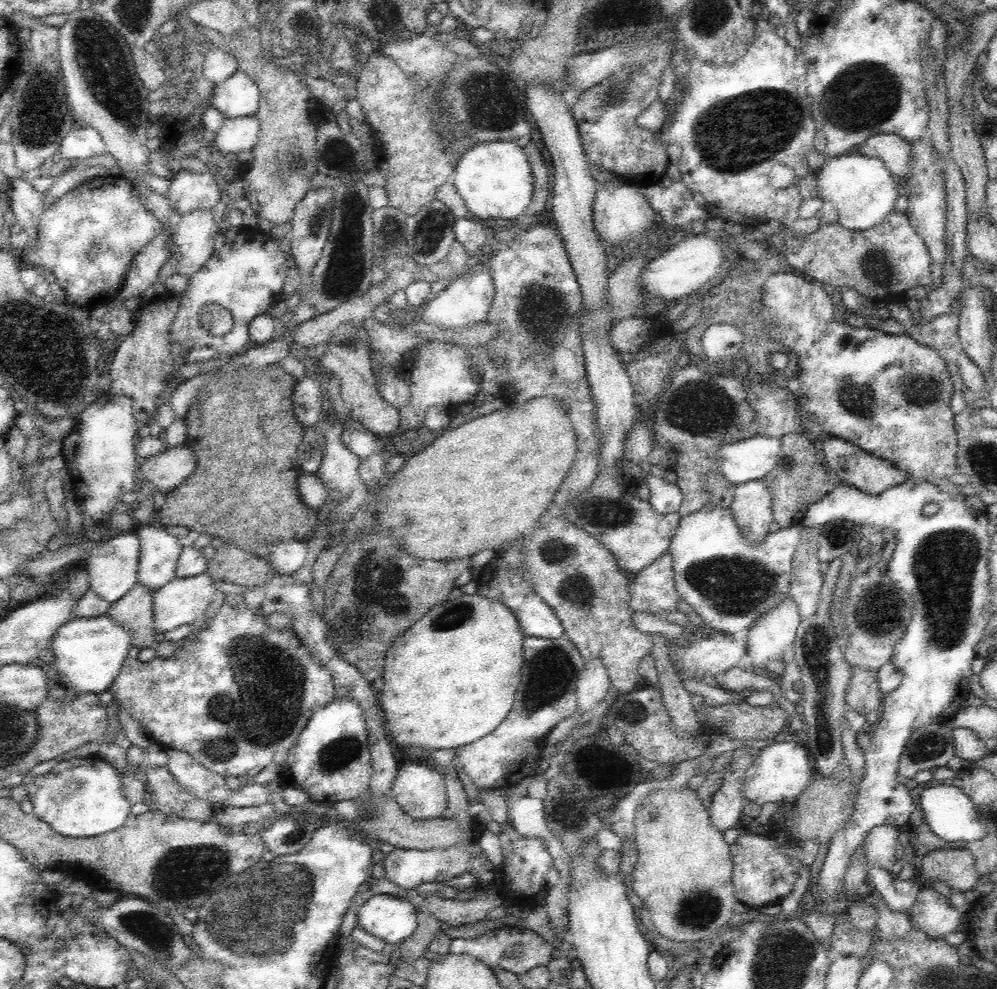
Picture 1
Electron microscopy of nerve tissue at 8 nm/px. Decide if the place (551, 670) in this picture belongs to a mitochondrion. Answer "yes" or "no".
yes

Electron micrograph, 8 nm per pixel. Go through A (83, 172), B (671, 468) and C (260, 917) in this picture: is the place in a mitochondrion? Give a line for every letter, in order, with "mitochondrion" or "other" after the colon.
A: other
B: other
C: mitochondrion

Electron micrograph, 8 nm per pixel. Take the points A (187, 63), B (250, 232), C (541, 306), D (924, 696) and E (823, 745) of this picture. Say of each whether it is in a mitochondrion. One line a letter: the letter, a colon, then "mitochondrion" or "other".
A: other
B: other
C: mitochondrion
D: other
E: other

